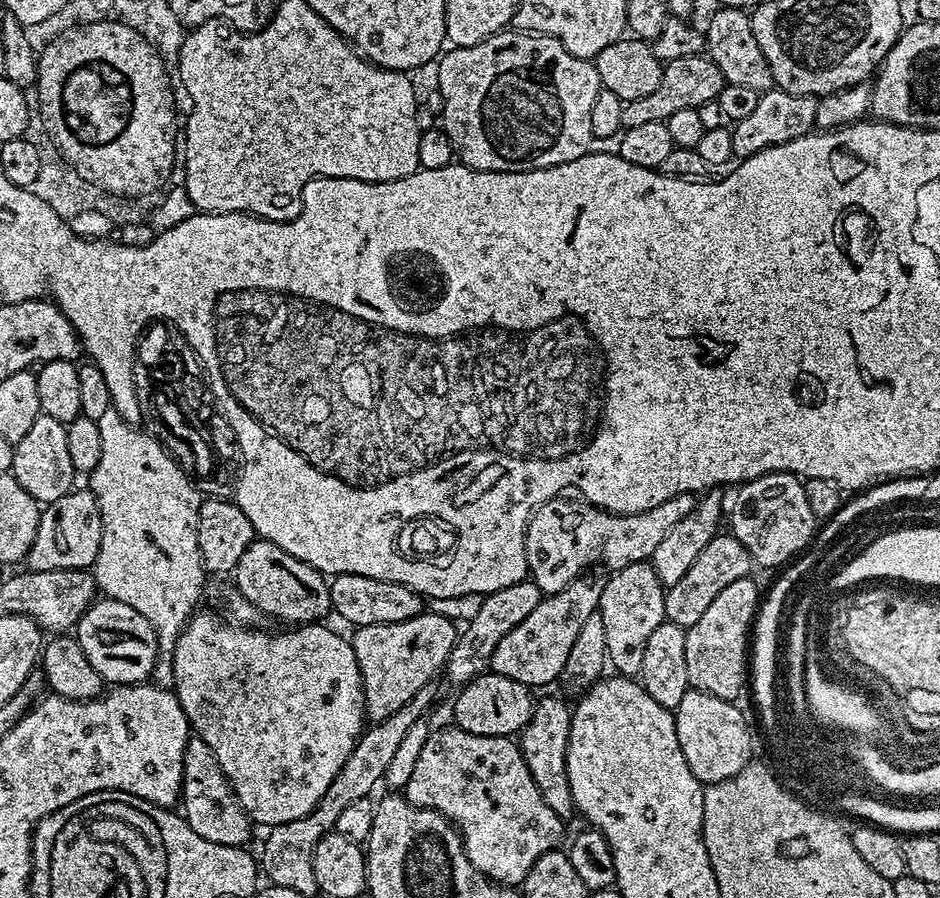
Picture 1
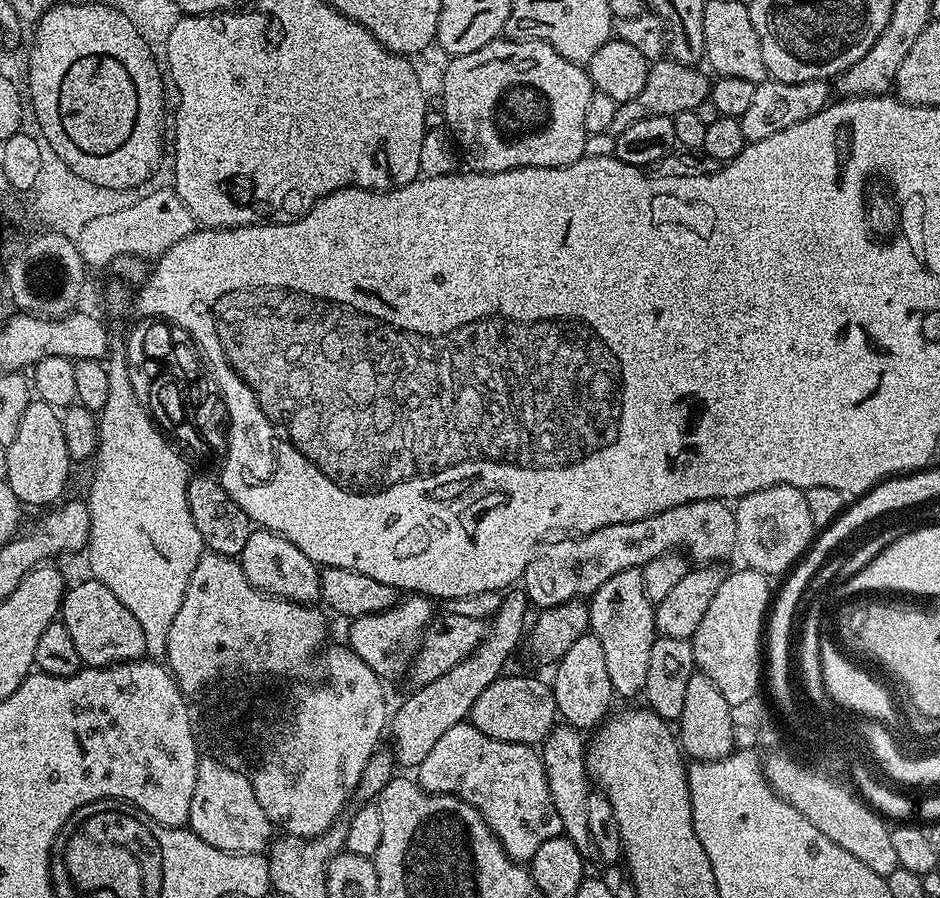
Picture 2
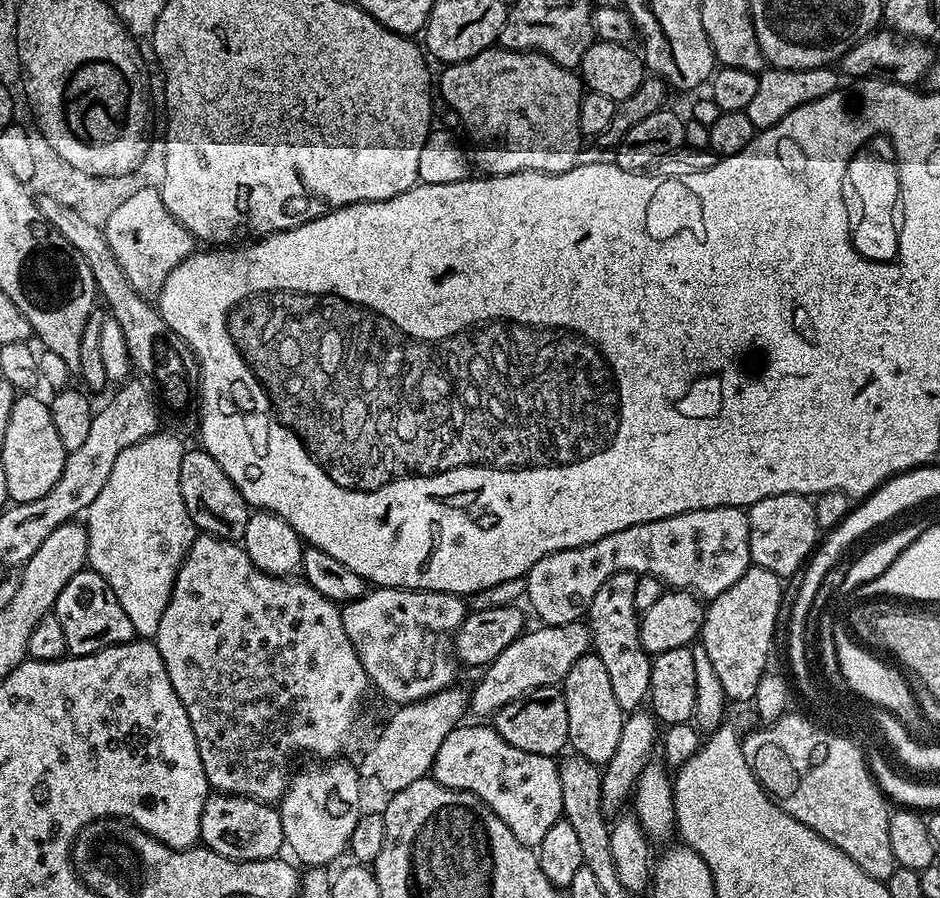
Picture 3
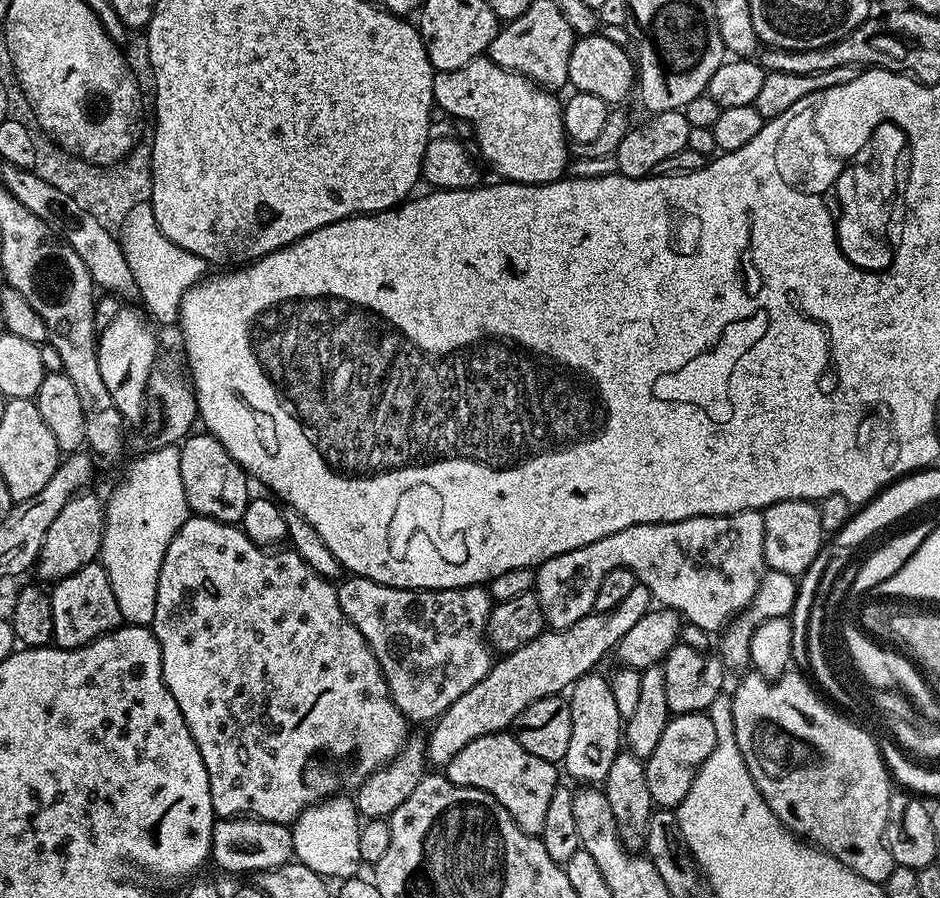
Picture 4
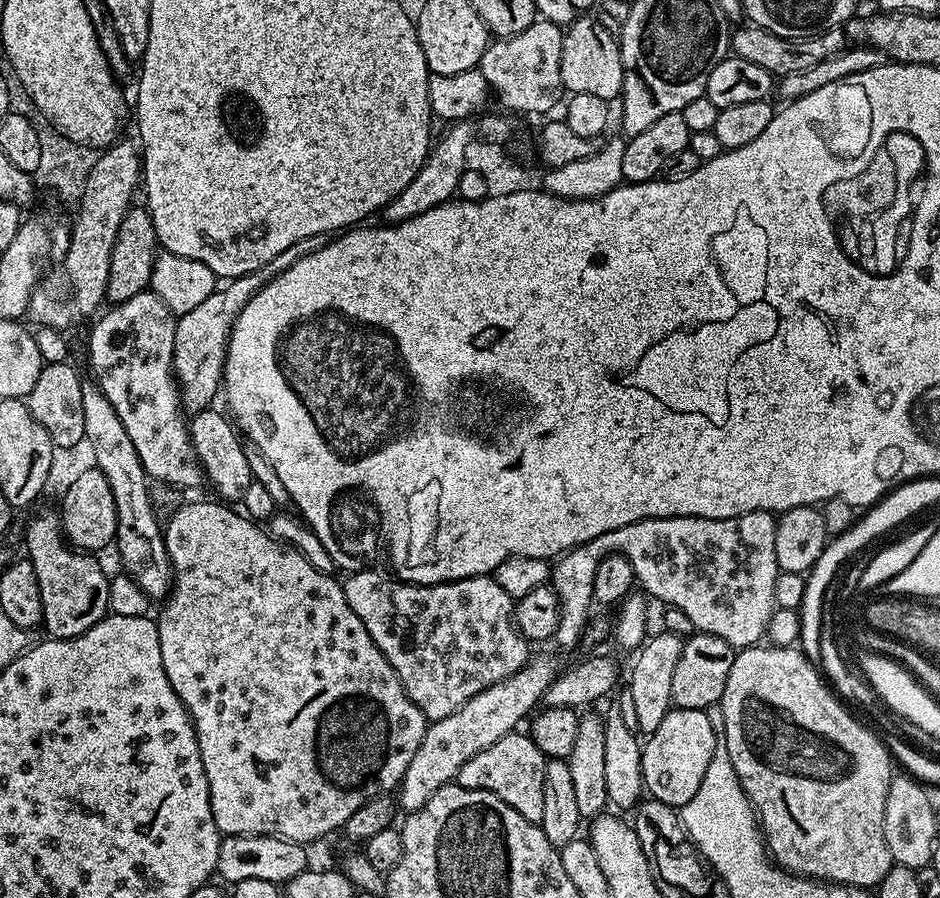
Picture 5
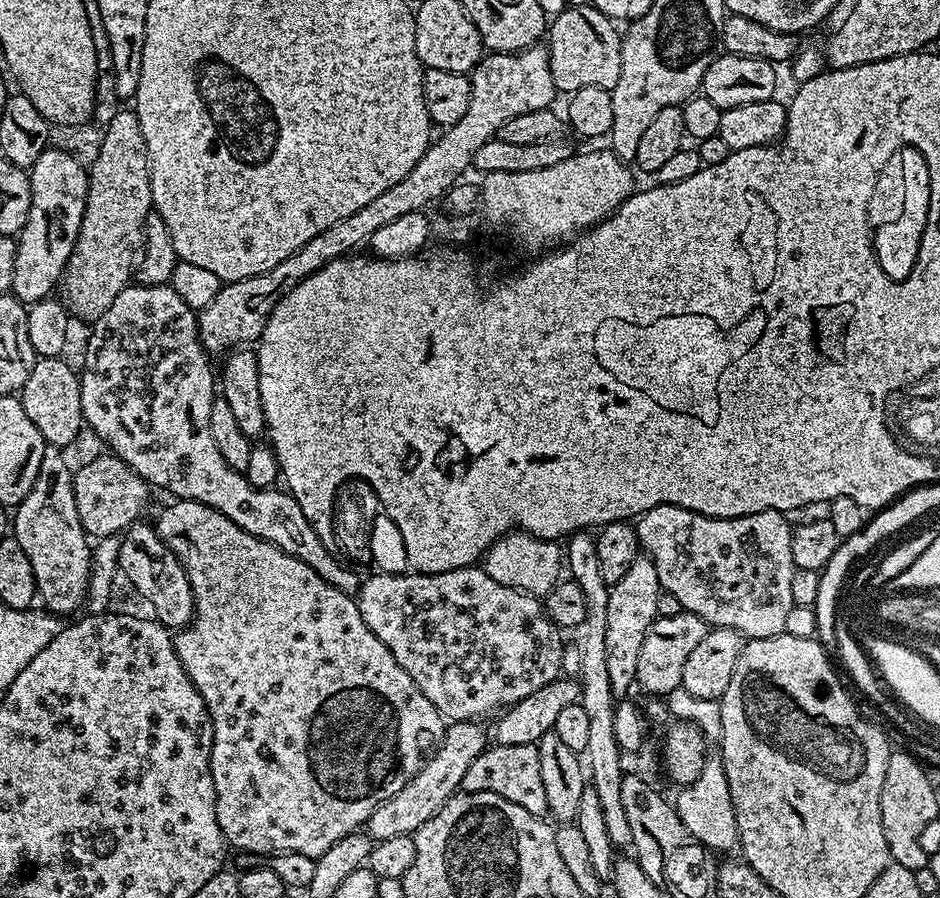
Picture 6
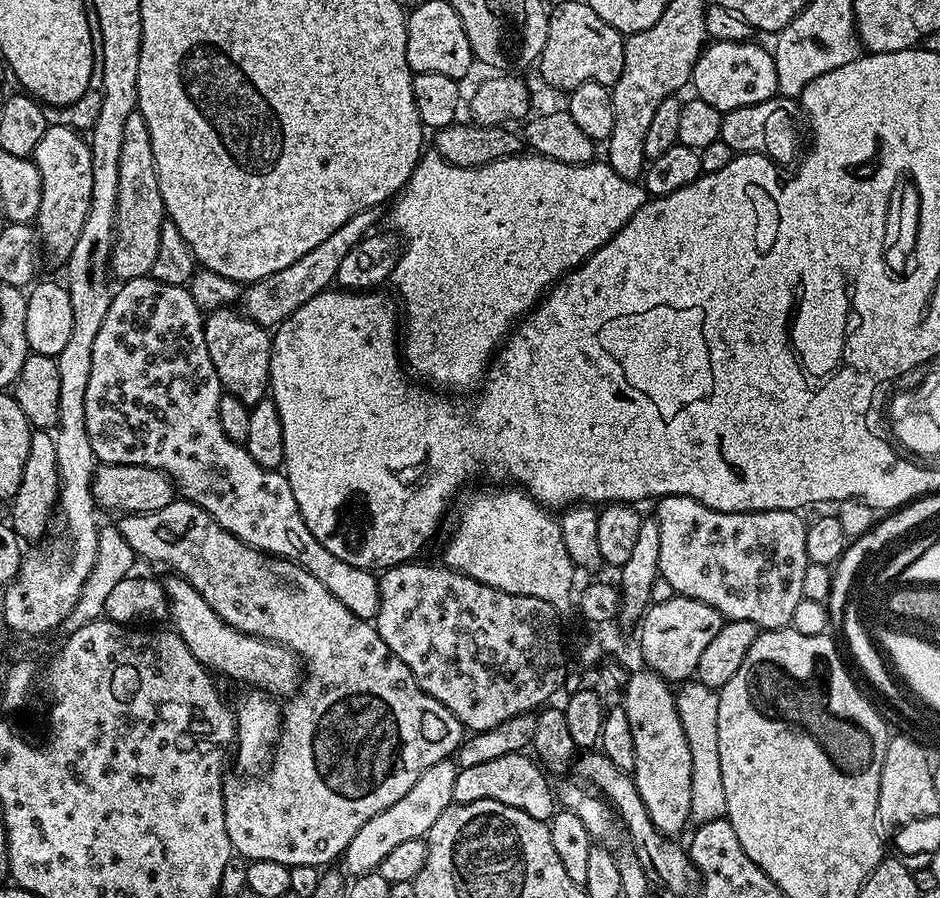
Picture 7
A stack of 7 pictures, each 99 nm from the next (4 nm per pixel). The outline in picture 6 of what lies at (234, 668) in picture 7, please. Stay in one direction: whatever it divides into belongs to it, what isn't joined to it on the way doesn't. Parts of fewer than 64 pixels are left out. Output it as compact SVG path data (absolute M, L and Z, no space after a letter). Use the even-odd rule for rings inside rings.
M137 522L120 536L118 552L118 572L132 583L132 588L146 600L155 619L169 630L187 627L195 612L192 587L180 559L166 546L166 542L157 534L151 523Z

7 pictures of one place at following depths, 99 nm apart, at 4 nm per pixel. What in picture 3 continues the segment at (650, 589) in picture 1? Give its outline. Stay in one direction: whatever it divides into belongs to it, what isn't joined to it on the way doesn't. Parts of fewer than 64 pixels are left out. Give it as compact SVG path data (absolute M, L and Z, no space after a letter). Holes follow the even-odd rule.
M637 573L610 574L610 578L598 586L598 594L592 596L586 613L591 647L594 654L602 658L610 686L614 689L614 698L626 714L637 711L647 701L653 662L653 657L648 655L640 641L640 616L634 606L634 590L637 586Z

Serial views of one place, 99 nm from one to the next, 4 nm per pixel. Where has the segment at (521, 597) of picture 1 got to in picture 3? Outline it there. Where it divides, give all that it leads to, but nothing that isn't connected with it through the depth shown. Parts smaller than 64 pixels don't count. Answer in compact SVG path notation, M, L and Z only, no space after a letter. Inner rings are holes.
M460 687L443 688L438 690L438 694L430 694L430 698L399 705L393 711L396 713L385 722L384 729L377 734L376 741L365 750L364 757L358 760L361 777L365 781L373 780L384 794L406 790L410 782L425 779L431 773L432 763L446 734L457 728L469 711L469 689Z

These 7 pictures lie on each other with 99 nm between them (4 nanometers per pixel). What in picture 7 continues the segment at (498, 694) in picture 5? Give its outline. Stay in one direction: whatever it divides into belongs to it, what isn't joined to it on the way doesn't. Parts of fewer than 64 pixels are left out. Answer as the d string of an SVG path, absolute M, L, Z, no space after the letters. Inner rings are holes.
M451 759L434 762L434 766L430 766L430 770L426 770L422 778L418 778L418 782L414 782L414 786L410 786L410 790L406 790L402 798L398 798L398 802L394 802L394 806L374 814L374 818L370 818L366 826L362 826L358 834L354 834L350 846L344 852L343 871L352 878L377 871L382 858L386 858L386 854L390 854L394 846L400 845L401 842L424 840L428 831L434 826L434 822L438 822L442 810L453 804L454 778L457 771L457 765Z

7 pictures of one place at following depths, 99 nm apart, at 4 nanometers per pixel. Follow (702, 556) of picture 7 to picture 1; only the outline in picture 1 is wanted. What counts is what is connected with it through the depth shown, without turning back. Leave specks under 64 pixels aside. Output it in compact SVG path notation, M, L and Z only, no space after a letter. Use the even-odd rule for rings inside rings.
M691 492L678 494L654 510L638 514L620 516L617 512L606 512L595 506L585 507L585 511L566 523L556 516L556 504L549 502L536 509L528 520L526 538L526 558L530 579L540 587L541 593L561 592L585 575L591 564L601 560L608 570L625 568L631 564L643 564L654 554L654 549L690 510L694 510L697 497Z

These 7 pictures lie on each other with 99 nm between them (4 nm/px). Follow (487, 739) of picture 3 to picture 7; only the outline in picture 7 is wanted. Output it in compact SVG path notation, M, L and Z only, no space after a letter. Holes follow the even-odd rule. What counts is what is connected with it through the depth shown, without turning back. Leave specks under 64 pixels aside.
M524 752L506 754L502 758L482 762L479 766L460 768L454 778L452 803L469 804L479 800L493 800L502 802L506 806L514 806L514 810L522 810L530 814L530 818L547 822L558 808L553 785L548 785L547 778L549 779L545 769L531 755Z

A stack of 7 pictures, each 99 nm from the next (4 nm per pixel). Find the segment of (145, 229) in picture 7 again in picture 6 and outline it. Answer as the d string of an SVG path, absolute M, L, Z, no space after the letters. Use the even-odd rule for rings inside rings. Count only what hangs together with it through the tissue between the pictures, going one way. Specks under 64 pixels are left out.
M119 110L105 126L99 145L95 149L96 161L90 164L88 173L88 197L86 210L82 214L80 236L76 239L76 248L68 259L68 268L62 277L62 303L73 317L87 322L95 322L110 310L114 298L129 287L134 276L138 257L144 246L144 223L149 212L153 211L150 170L148 169L148 151L146 138L142 138L142 126L138 126L135 111Z

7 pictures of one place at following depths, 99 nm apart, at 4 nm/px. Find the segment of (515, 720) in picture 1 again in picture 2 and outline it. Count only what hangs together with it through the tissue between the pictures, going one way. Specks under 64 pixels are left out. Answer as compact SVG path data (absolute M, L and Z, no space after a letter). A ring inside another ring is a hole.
M501 674L497 680L490 682L490 686L486 686L486 690L482 690L482 694L478 694L478 702L474 702L470 713L470 723L490 738L539 746L558 723L551 687L532 676L508 675Z

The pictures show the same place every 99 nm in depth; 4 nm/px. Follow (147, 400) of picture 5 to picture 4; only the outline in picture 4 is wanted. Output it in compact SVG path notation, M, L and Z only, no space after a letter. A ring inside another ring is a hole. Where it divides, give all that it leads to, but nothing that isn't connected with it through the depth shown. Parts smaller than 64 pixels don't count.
M121 307L114 322L110 322L110 326L103 329L98 336L98 362L102 370L102 382L106 382L106 386L114 394L119 393L119 388L128 384L128 404L120 404L120 412L128 422L138 419L139 416L141 419L145 415L150 370L158 359L155 332L157 329L150 323L149 317L137 308Z

